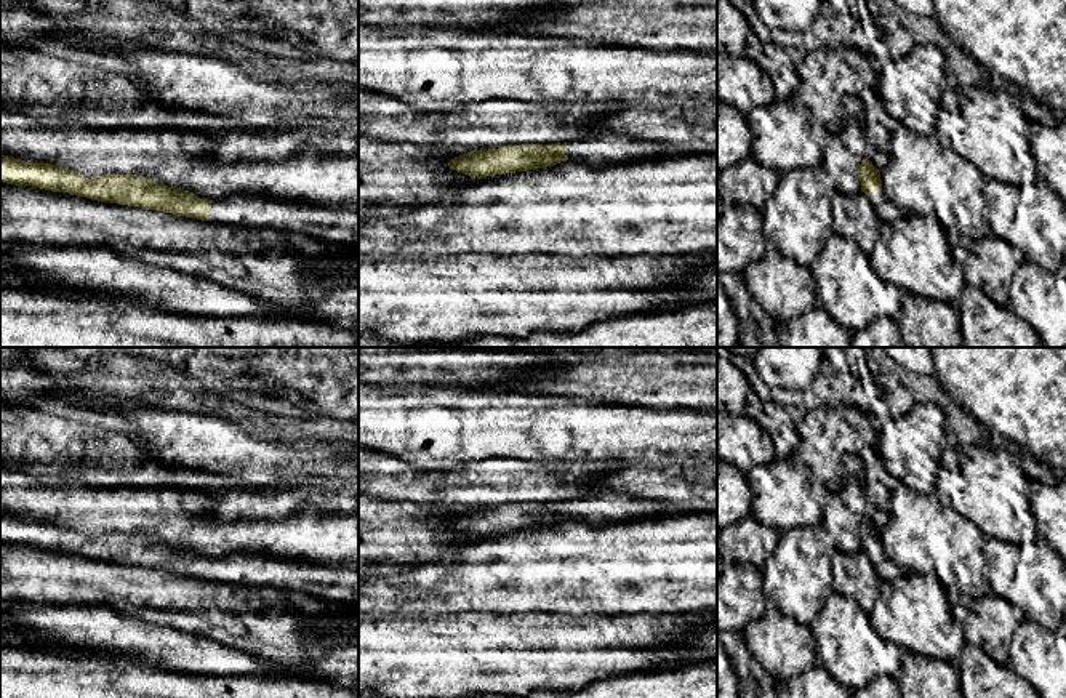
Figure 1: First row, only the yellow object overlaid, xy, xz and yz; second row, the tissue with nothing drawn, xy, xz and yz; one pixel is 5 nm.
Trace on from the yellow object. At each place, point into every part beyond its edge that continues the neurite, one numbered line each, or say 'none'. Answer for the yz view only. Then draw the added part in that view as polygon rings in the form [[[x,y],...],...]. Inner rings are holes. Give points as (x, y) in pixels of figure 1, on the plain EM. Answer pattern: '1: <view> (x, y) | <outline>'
1: yz (887, 570) | [[[882,549],[874,551],[869,560],[884,581],[892,581],[900,576],[904,570],[893,564]]]

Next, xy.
1: xy (332, 583) | [[[235,552],[227,557],[211,559],[211,580],[298,591],[323,600],[359,607],[359,568]]]

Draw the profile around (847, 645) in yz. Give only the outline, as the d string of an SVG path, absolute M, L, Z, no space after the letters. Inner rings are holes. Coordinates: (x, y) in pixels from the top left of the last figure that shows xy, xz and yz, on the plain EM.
M832 591L808 628L816 639L818 664L850 692L858 692L882 676L898 676L901 648L879 636L871 623L869 612L853 599Z

